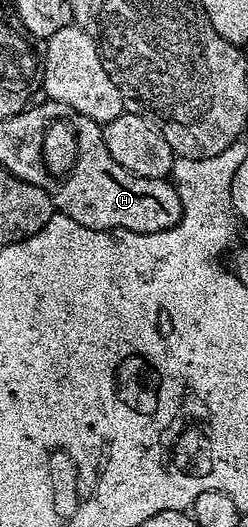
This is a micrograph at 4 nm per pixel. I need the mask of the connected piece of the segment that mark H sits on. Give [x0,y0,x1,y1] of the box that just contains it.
[45,114,181,234]

